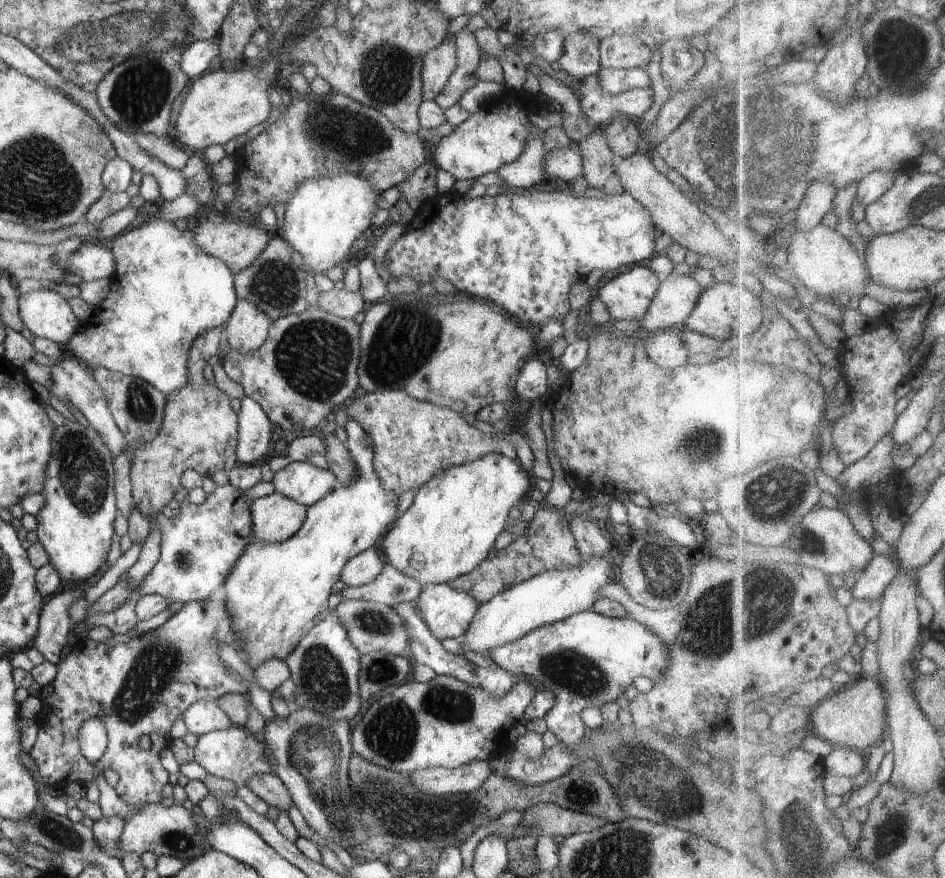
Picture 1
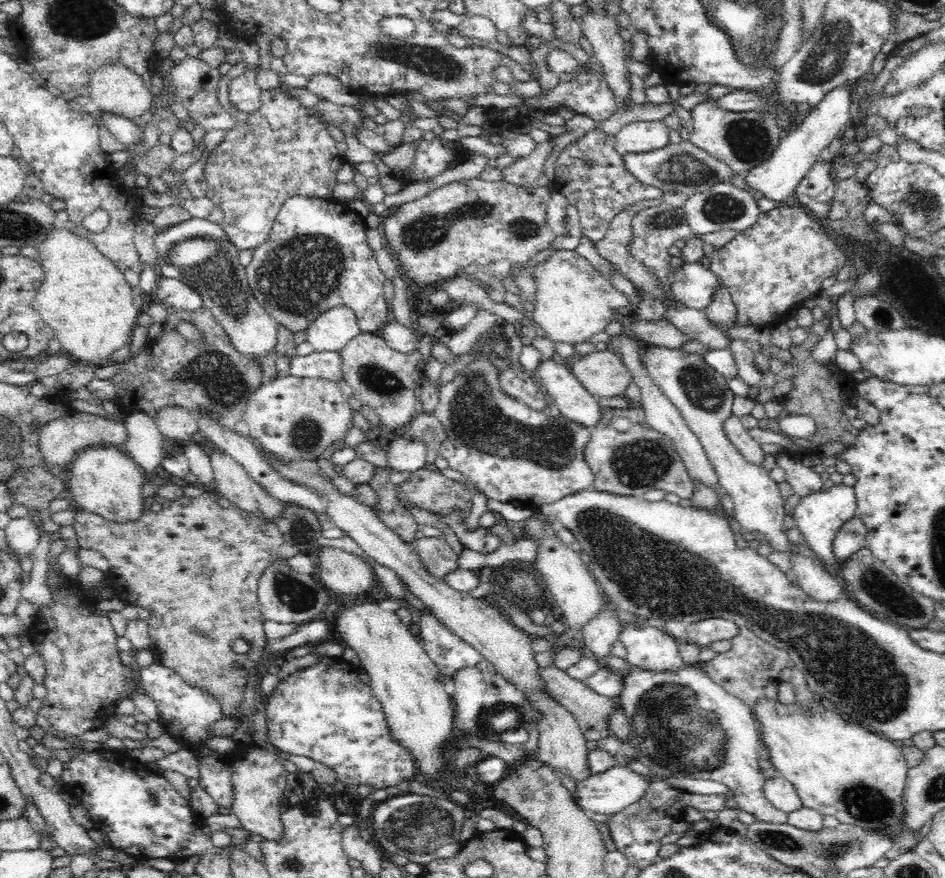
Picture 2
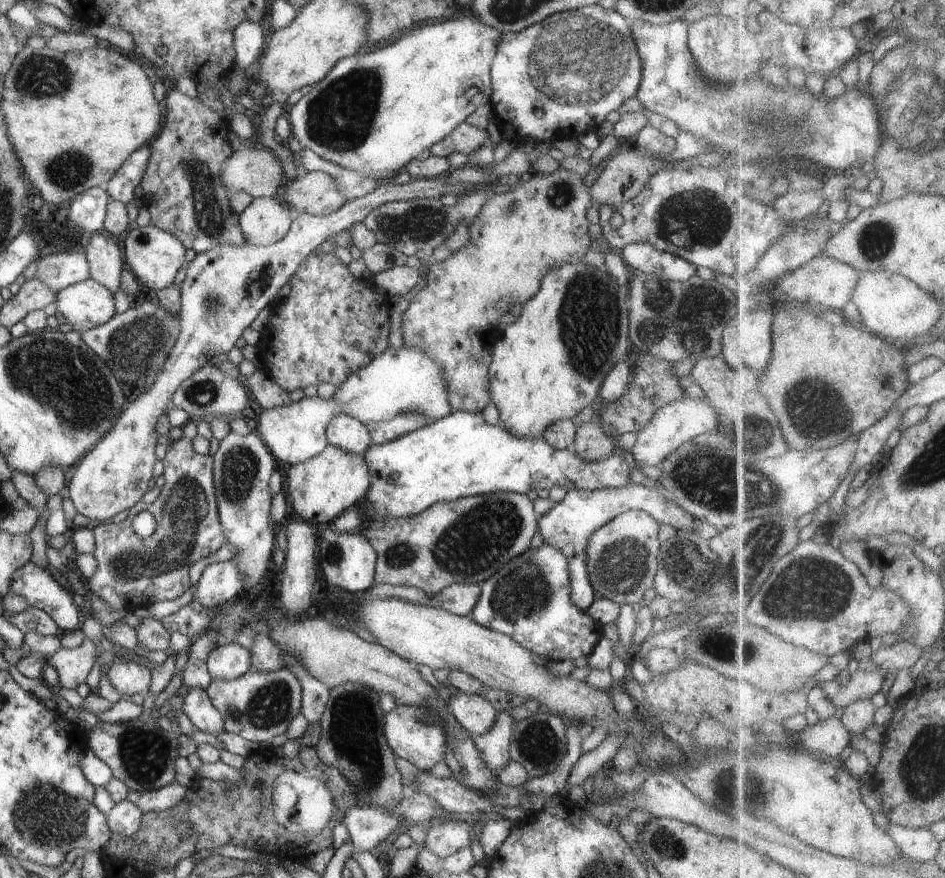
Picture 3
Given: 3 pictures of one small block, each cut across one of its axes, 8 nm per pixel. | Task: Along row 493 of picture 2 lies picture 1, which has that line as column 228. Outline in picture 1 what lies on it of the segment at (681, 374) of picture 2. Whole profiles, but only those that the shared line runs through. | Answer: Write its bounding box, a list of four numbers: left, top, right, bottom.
[194,725,272,815]

